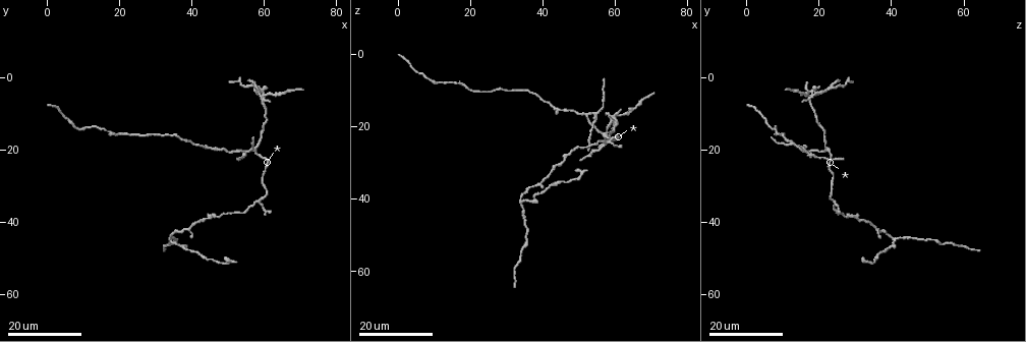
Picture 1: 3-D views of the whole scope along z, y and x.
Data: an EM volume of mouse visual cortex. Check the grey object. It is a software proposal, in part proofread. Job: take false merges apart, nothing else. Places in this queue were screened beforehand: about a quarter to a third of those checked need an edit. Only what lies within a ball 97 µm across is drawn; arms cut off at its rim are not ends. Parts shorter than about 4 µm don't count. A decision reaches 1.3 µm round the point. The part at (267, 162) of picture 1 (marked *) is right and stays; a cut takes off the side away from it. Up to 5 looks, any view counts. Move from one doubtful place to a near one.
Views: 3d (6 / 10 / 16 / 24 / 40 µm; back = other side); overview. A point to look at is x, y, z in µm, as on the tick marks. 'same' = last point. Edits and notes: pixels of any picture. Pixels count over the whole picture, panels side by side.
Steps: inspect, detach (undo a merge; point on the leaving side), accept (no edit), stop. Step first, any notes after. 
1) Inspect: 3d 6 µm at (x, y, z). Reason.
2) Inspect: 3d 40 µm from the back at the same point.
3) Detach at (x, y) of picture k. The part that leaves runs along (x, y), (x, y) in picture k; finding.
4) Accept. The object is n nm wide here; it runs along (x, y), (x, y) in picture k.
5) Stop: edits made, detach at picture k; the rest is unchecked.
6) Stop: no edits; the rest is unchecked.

Inspect: 3d 24 µm at (52.0, 20.0, 16.0). A fork.

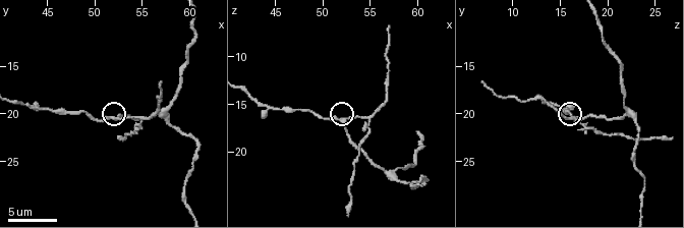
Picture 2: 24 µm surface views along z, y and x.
Inspect: 3d 6 µm at (52.2, 20.4, 16.6).

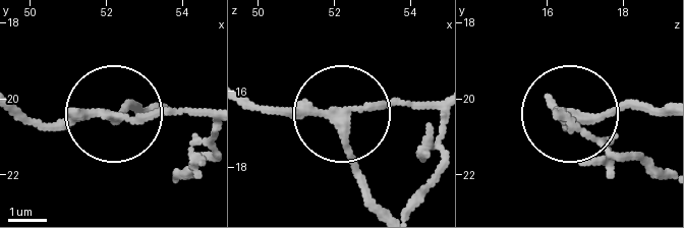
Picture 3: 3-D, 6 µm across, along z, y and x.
Detach at (151, 119) of picture 3. The object is 190 nm wide here; the part that leaves runs along (94, 112), (207, 112) in picture 3; a second neuron is stuck on.

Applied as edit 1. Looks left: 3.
Inspect: 3d 24 µm at (34.0, 45.0, 41.0). A fork.

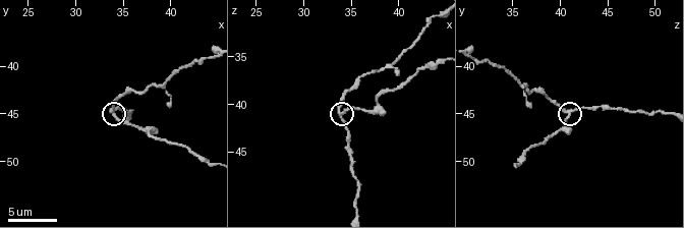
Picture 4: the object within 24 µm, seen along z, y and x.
Inspect: 3d 10 µm at (34.0, 44.8, 41.2).

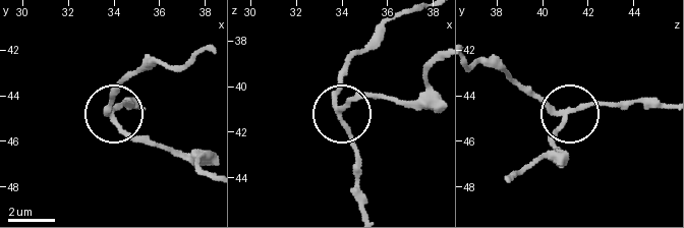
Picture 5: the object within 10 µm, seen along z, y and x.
Detach at (130, 135) of picture 5. 3 arms meet here; two neurons meet here.

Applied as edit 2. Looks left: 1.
Inspect: 3d 10 µm at (57.0, 19.8, 22.2). Arms part here.

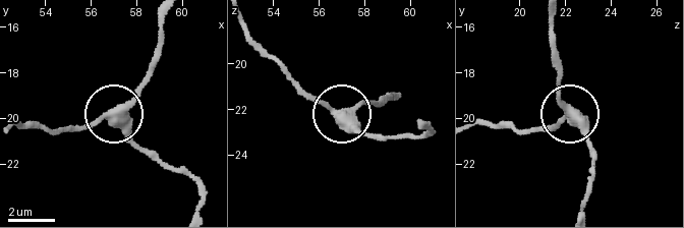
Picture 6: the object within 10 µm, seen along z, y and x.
Accept. It runs along (585, 194), (591, 150), (559, 97), (557, 75) in picture 6; one neuron here.

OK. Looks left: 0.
Stop: edits made, detach at picture 3, detach at picture 5; the rest is unchecked.

